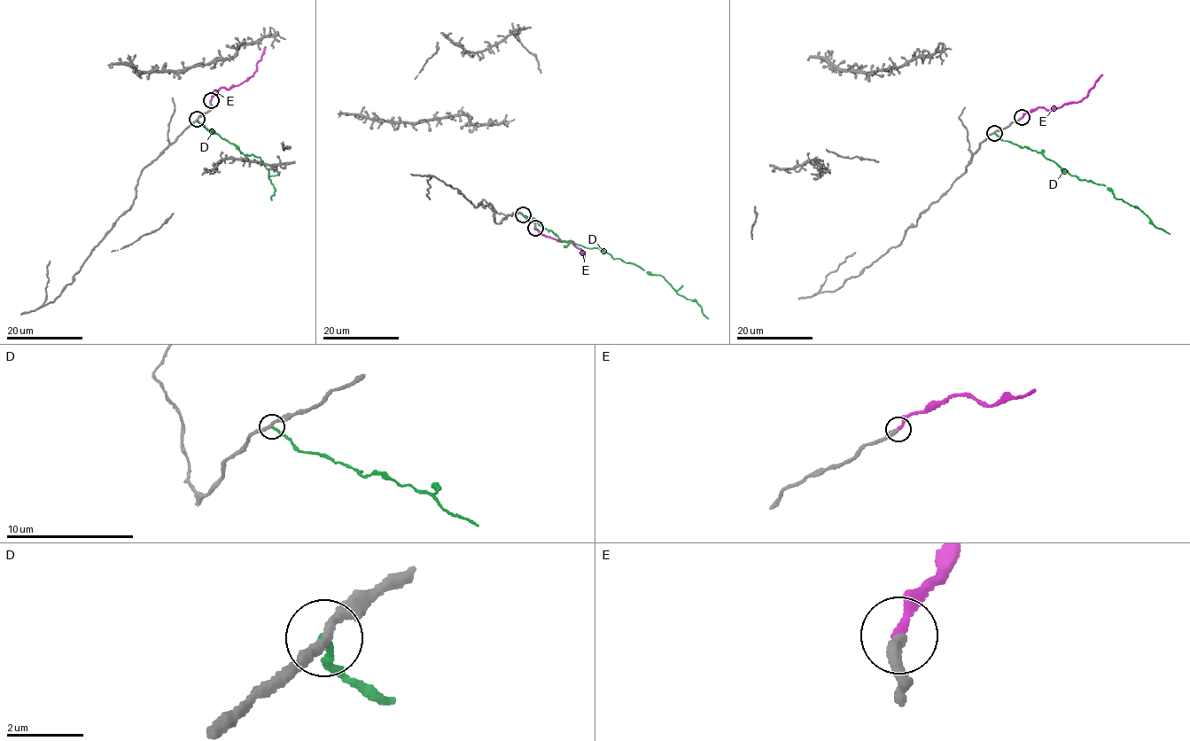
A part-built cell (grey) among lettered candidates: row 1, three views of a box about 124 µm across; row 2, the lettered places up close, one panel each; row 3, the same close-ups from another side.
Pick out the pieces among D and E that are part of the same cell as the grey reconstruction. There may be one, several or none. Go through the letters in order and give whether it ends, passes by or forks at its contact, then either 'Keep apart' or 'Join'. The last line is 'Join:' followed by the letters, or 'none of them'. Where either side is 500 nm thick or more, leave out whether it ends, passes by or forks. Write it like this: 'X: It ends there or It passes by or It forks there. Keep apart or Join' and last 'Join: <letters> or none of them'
D: It ends there. Keep apart
E: It ends there. Join
Join: E

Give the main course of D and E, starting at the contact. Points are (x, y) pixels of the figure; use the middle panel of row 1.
D: (522, 215), (536, 220), (563, 241), (599, 248), (615, 259), (660, 275), (675, 292), (696, 302), (708, 318)
E: (535, 228), (544, 235), (562, 241), (572, 240), (581, 248), (584, 258)

